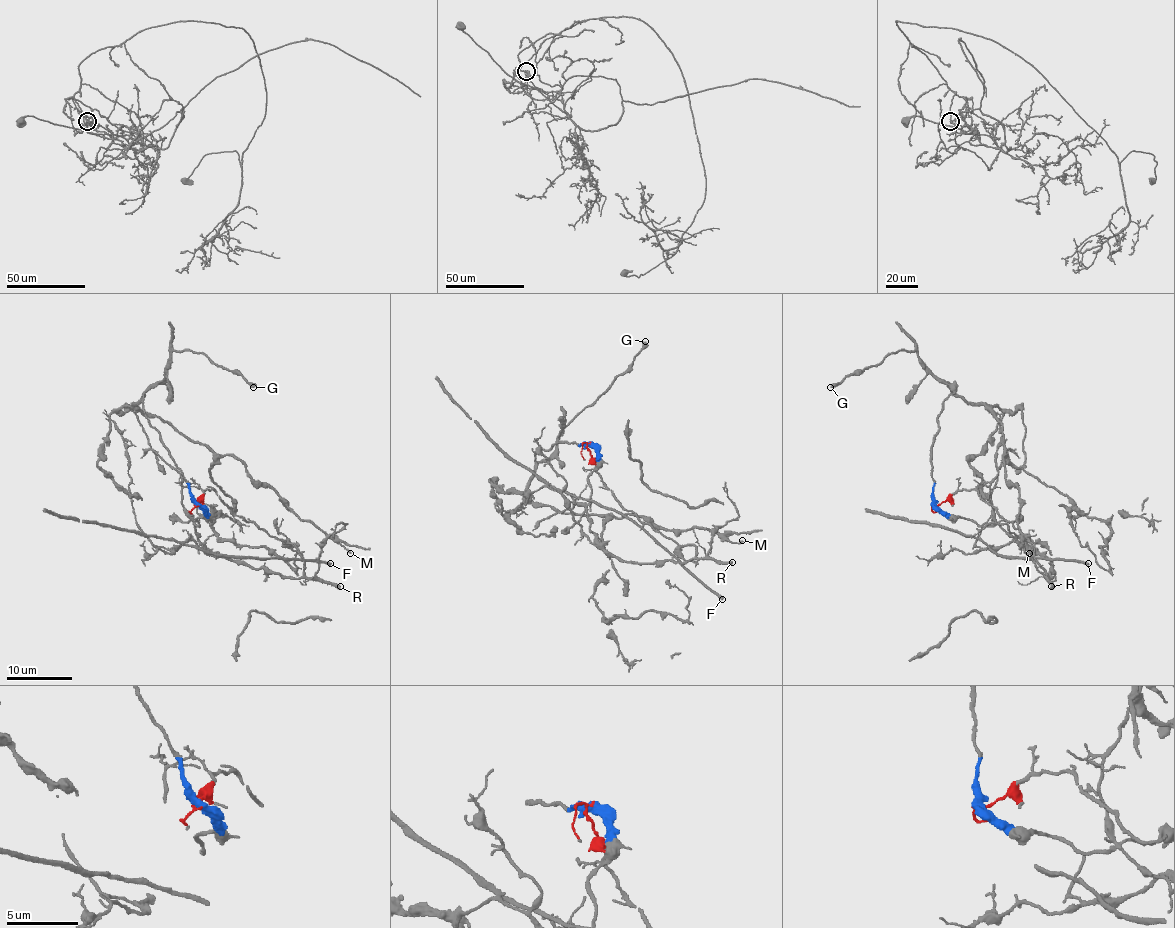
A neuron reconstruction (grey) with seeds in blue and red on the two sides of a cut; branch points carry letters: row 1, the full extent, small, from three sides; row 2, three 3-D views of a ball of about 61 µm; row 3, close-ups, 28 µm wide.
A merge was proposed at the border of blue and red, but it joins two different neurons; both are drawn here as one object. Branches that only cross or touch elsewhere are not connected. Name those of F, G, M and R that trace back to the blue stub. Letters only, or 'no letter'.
G, M

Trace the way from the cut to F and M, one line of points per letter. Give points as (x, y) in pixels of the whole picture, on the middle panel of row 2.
F: (587, 444), (626, 510), (692, 544), (693, 557), (608, 556), (569, 503), (543, 487), (626, 515), (723, 598)
M: (587, 444), (556, 443), (536, 452), (526, 493), (557, 511), (644, 515), (665, 529), (705, 528), (742, 541)

